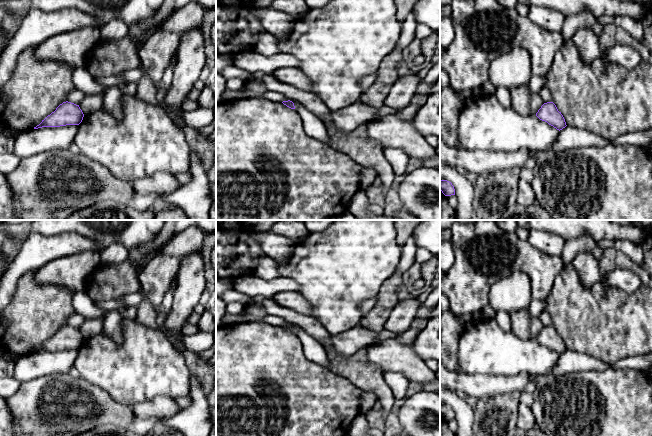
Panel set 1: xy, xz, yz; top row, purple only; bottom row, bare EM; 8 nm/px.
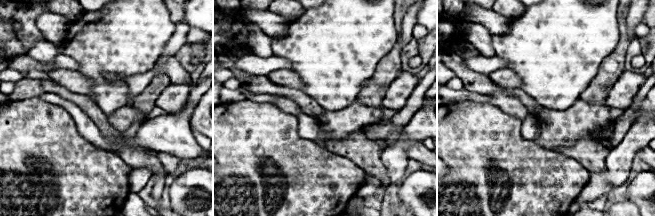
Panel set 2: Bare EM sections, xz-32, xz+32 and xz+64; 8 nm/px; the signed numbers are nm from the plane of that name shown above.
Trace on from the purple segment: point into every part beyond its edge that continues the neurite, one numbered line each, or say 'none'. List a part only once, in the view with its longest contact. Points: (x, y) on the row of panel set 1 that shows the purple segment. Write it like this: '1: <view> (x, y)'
none

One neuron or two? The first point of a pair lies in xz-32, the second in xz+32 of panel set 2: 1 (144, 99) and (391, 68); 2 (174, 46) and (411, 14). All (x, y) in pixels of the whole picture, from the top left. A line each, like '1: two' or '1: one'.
1: one
2: one

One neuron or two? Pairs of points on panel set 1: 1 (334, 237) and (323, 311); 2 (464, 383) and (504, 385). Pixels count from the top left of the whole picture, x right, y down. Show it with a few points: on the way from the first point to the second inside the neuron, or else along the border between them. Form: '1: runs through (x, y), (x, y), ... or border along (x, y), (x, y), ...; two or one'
1: runs through (334, 255), (334, 293); one
2: runs through (474, 385), (494, 385); one

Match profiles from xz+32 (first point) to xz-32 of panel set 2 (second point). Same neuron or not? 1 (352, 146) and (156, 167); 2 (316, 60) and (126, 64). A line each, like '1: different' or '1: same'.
1: same
2: same

